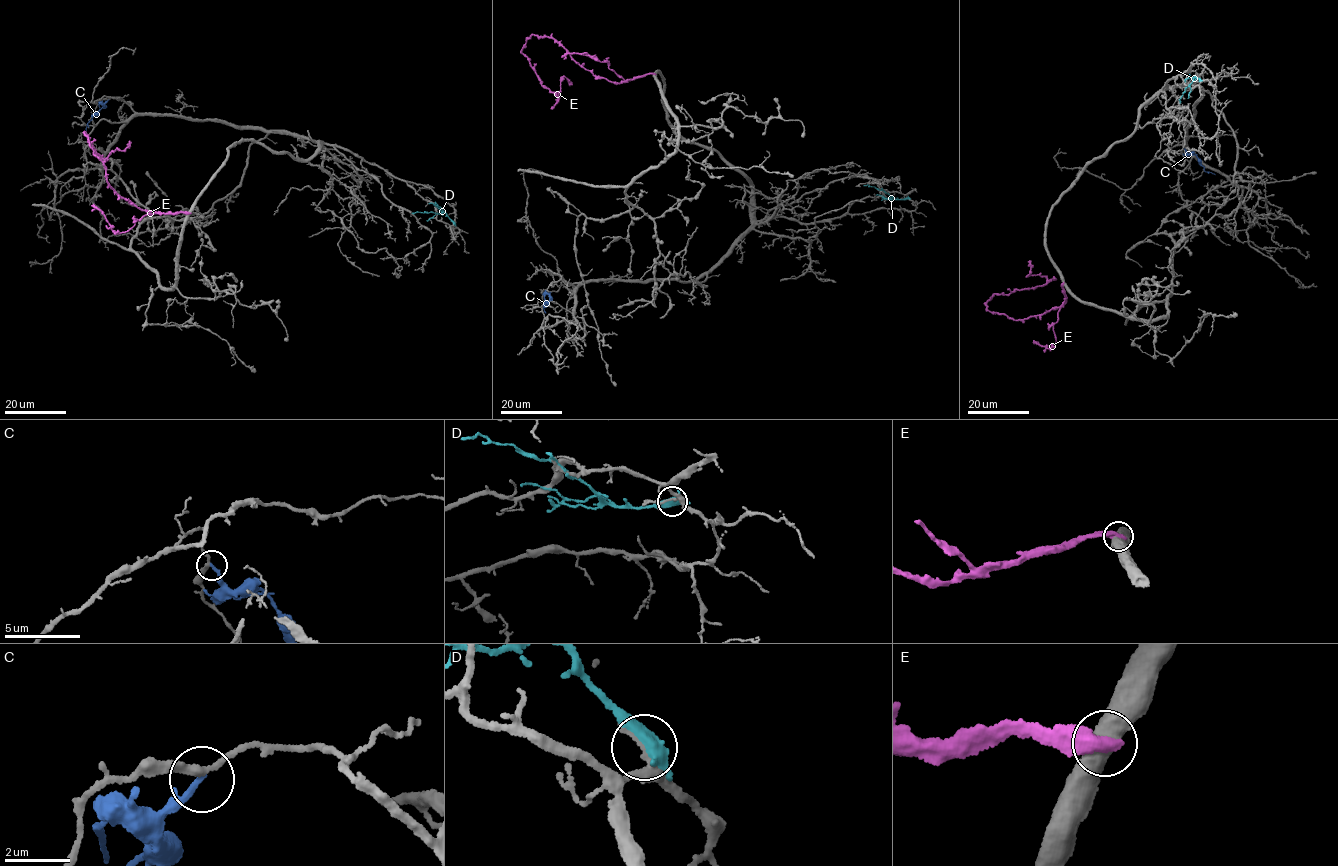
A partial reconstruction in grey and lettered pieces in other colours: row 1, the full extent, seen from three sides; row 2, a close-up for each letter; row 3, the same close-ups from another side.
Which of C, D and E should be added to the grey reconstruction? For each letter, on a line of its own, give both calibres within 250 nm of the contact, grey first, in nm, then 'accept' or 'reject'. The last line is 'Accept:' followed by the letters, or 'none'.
C: calibres 240 and 190 nm; reject
D: calibres 150 and 650 nm; reject
E: calibres 500 and 460 nm; reject
Accept: none

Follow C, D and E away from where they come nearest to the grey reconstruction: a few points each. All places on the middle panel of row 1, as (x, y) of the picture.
C: (550, 292), (549, 301), (543, 306), (545, 313)
D: (906, 198), (892, 198), (875, 186), (863, 185)
E: (654, 73), (608, 81), (557, 41), (531, 35), (522, 53), (540, 82), (557, 97), (565, 77), (569, 84)

